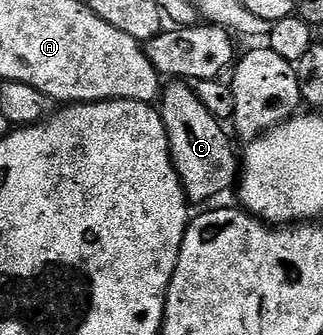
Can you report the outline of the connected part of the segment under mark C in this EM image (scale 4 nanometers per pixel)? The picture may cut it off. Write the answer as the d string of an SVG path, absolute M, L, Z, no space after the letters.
M181 79L166 84L159 98L159 112L186 198L193 203L207 203L219 191L233 189L239 177L238 154L233 154L233 145L221 126L224 124L202 103L196 88Z

